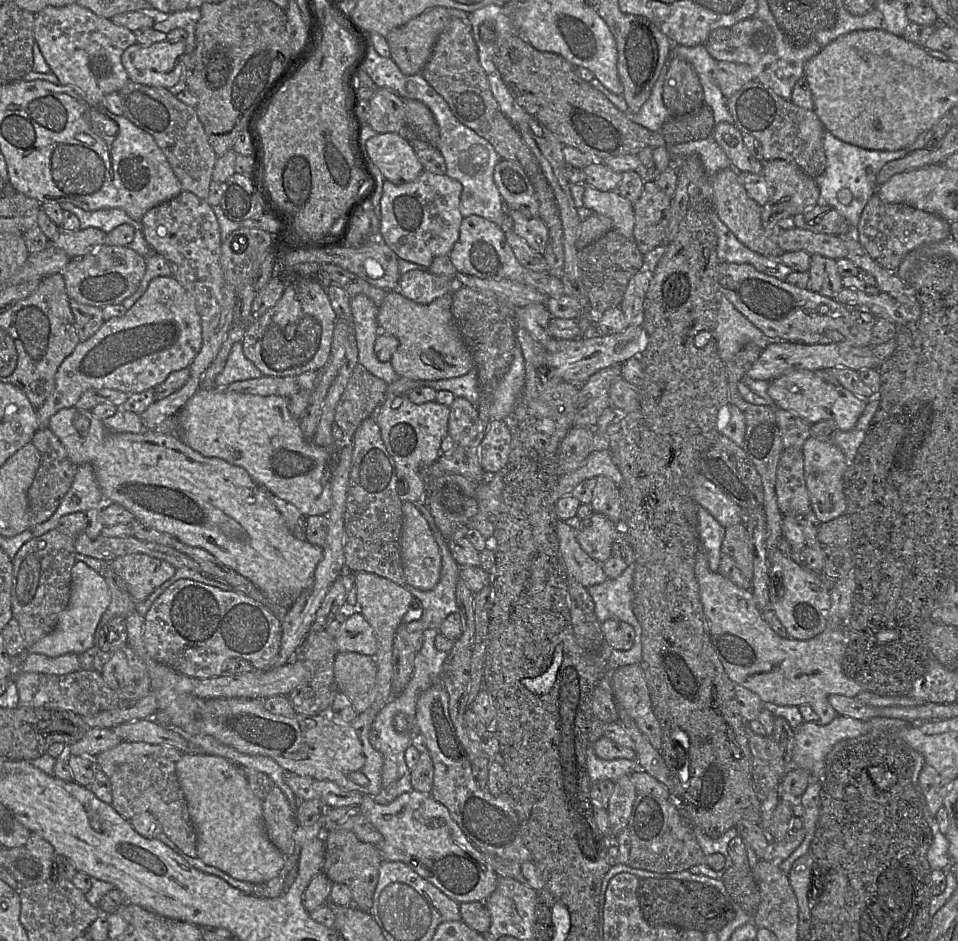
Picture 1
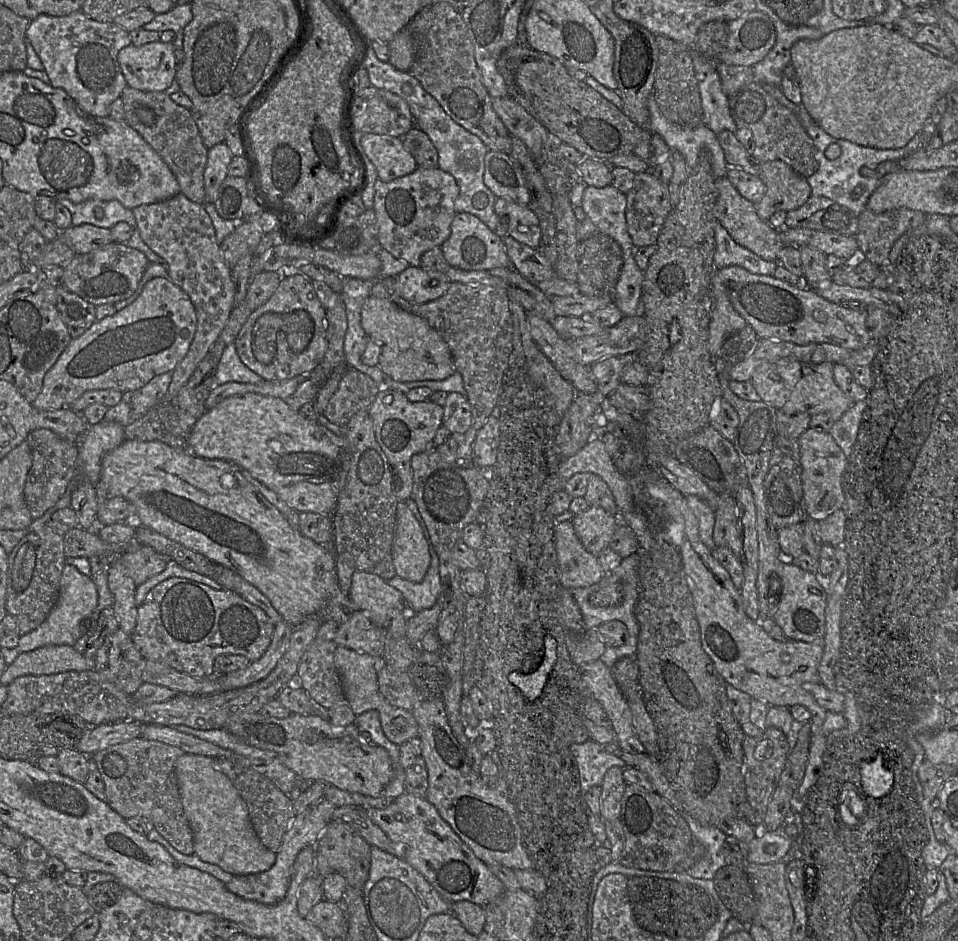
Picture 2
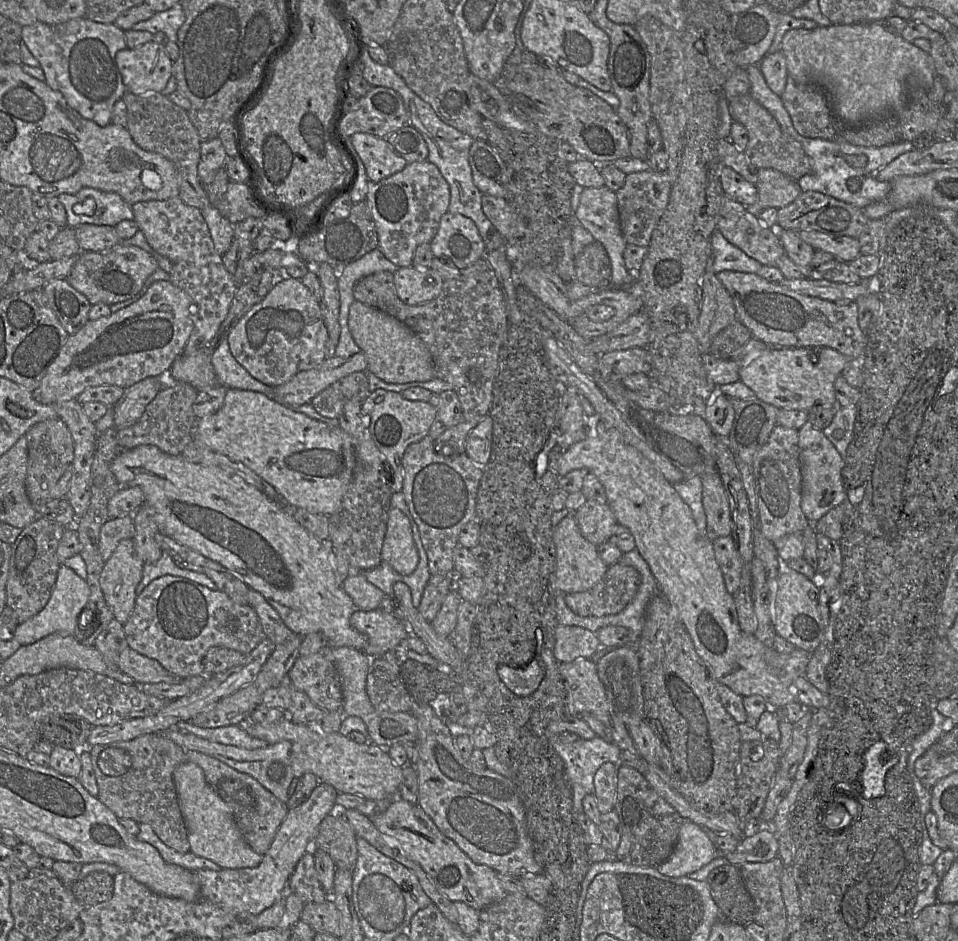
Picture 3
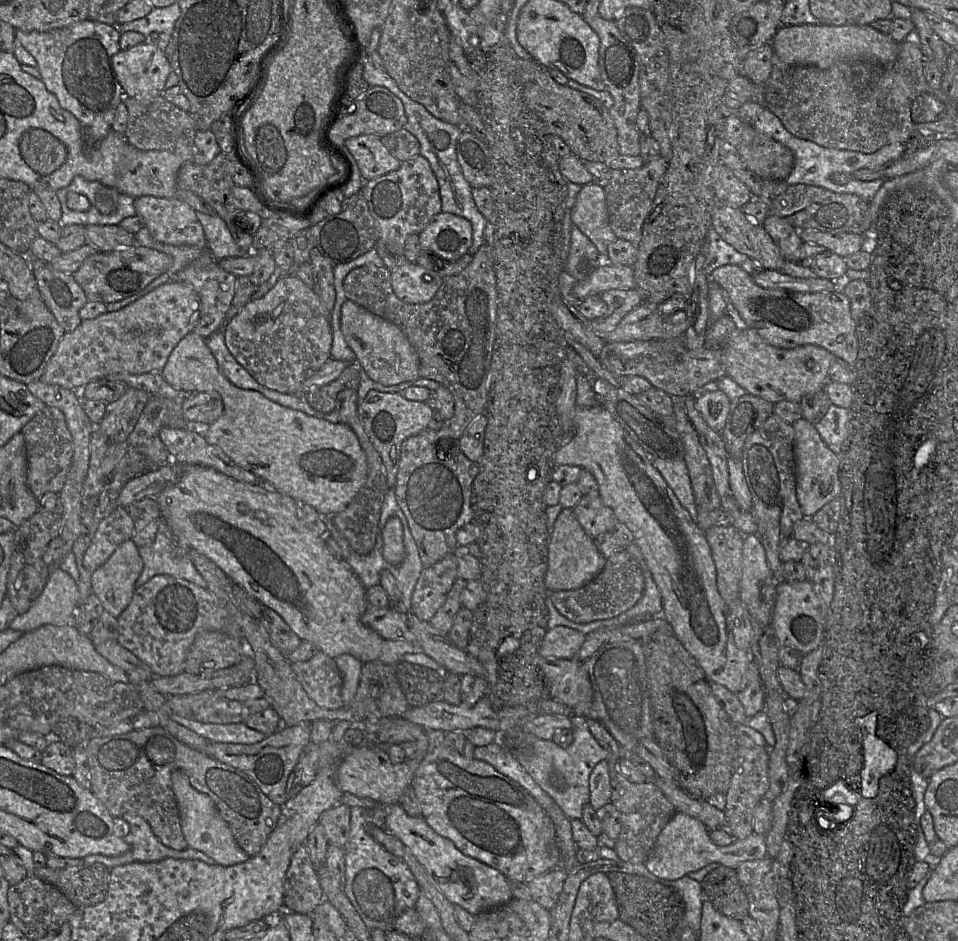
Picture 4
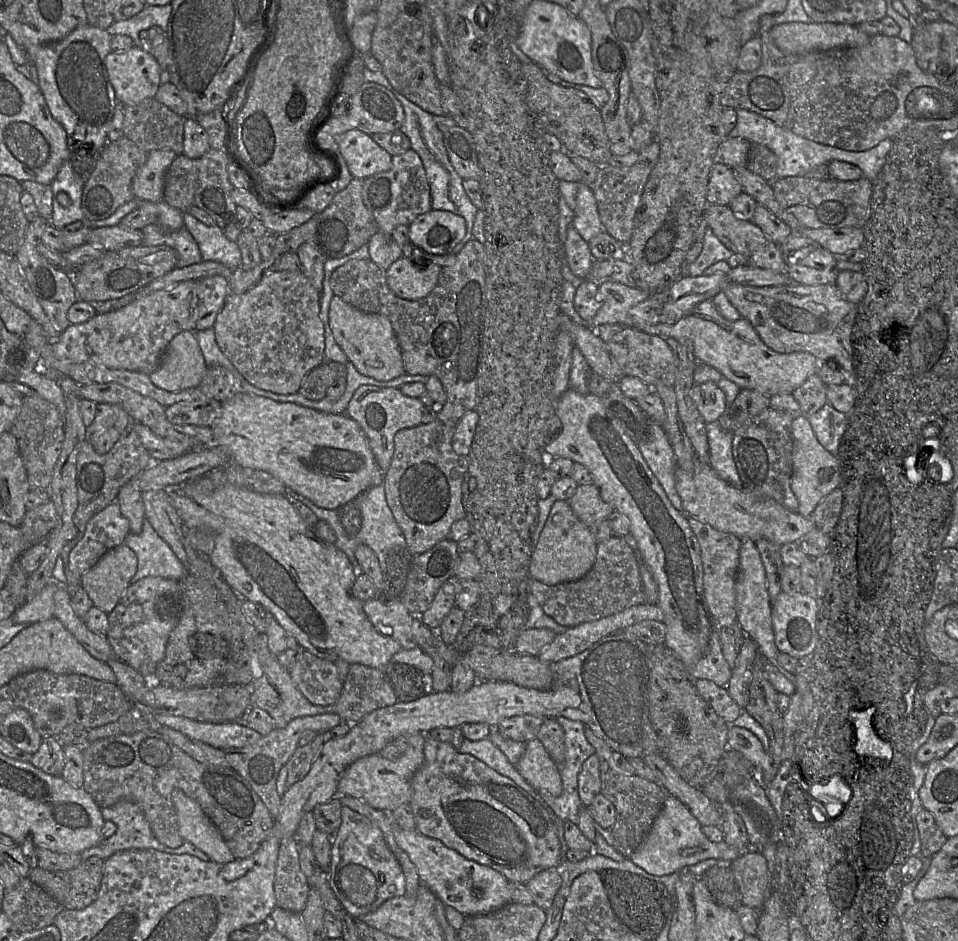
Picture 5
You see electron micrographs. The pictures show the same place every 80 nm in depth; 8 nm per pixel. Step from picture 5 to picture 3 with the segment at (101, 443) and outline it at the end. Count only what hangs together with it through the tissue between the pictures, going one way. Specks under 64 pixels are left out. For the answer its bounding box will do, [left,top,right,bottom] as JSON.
[114,377,163,430]

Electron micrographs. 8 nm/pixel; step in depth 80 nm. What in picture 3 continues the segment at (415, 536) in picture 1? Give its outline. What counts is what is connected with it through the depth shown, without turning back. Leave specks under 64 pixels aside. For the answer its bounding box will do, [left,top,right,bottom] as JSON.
[381,508,419,575]

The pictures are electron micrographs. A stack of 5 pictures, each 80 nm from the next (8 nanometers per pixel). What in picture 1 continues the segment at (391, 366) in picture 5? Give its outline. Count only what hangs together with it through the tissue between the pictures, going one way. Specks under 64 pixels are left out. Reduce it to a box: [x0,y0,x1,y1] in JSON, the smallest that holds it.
[377,291,475,380]

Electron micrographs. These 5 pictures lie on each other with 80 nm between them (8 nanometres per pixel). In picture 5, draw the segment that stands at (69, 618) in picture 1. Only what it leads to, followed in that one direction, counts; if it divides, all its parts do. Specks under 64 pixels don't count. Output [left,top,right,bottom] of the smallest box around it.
[11,580,59,624]

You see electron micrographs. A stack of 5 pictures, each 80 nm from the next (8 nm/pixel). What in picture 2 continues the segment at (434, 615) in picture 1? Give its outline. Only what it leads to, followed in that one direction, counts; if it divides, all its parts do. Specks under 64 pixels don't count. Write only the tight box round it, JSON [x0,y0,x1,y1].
[387,547,444,612]

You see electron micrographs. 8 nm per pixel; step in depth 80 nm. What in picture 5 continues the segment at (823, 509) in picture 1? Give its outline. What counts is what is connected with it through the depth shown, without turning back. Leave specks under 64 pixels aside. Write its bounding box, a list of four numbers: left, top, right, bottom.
[791,415,840,518]

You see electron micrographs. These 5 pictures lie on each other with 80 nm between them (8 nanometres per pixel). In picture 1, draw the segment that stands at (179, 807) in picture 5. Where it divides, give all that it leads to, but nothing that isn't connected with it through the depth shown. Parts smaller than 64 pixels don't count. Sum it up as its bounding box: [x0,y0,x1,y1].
[176,754,285,884]

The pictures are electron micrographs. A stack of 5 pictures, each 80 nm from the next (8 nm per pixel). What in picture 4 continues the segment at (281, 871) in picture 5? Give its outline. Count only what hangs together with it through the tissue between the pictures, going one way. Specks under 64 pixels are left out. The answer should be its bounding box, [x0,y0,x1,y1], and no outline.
[283,845,324,915]

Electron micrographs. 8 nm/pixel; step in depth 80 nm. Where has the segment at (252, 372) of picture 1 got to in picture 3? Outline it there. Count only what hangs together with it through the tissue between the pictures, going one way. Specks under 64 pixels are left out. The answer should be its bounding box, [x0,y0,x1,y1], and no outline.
[211,338,272,390]

